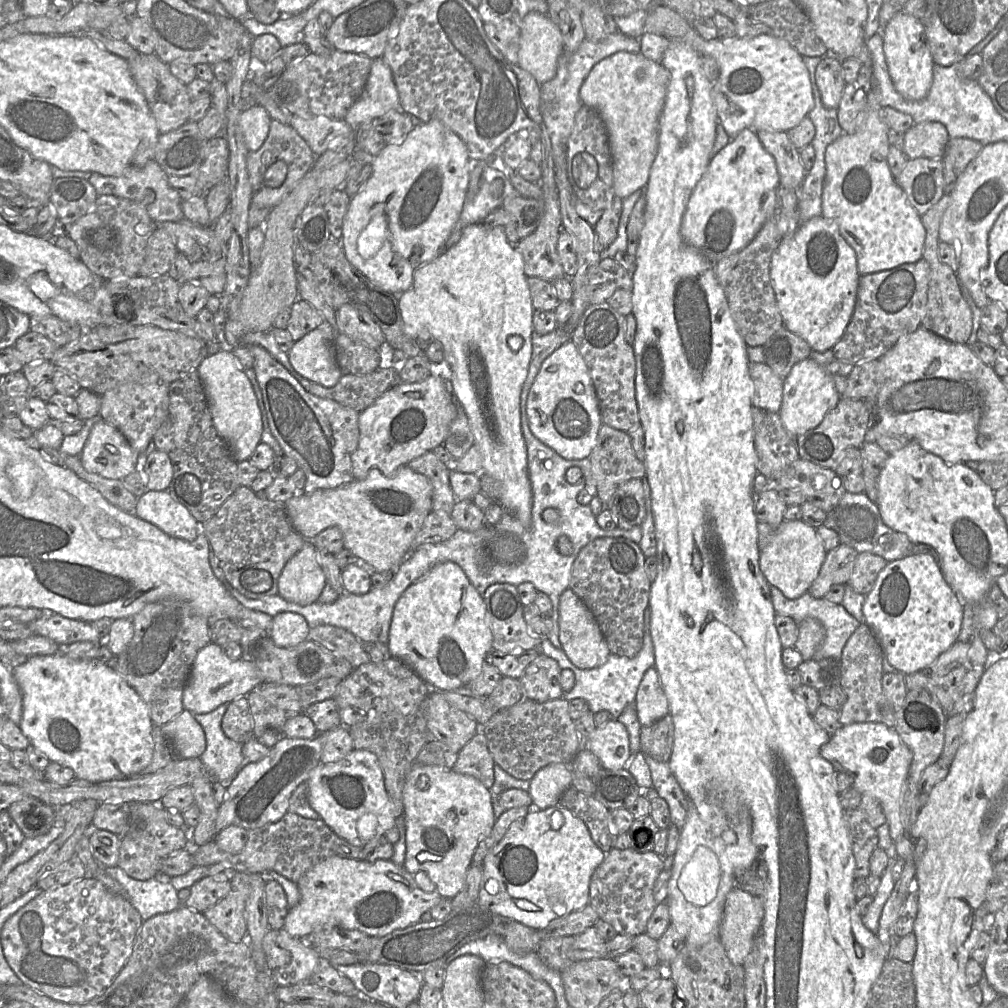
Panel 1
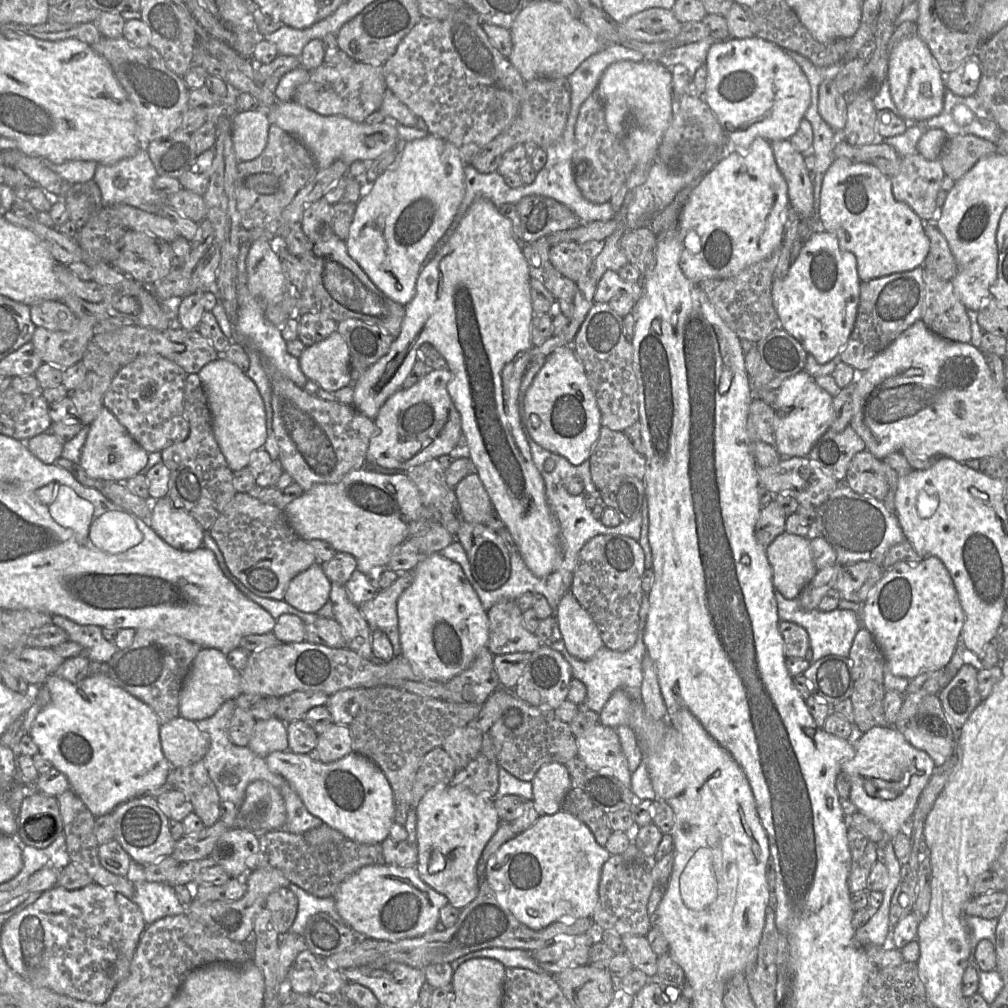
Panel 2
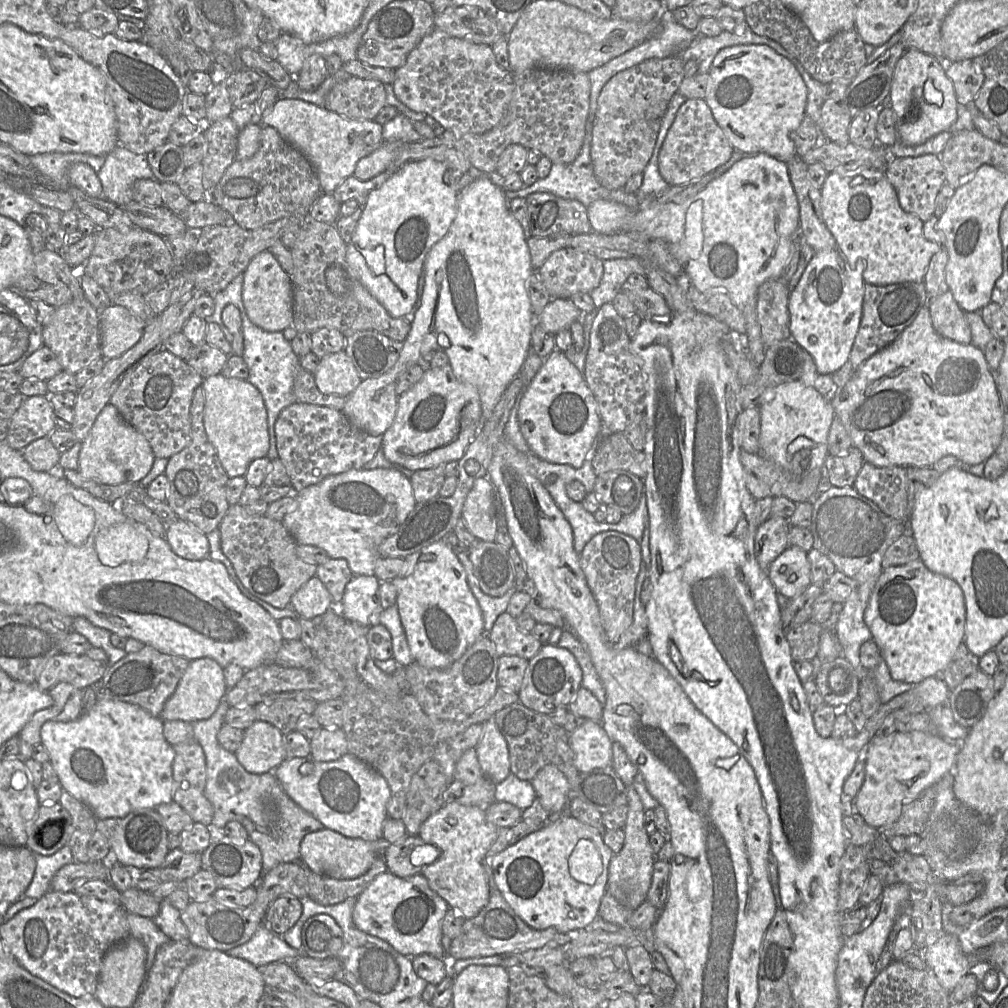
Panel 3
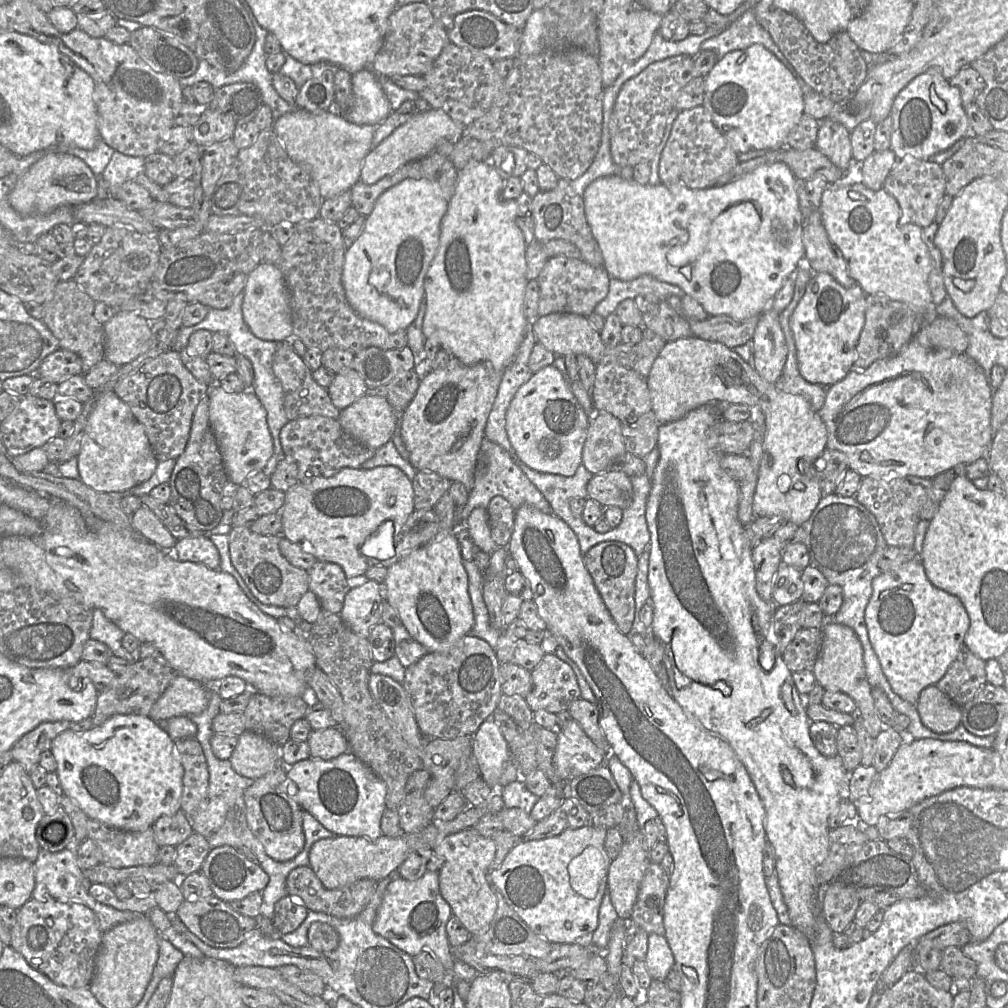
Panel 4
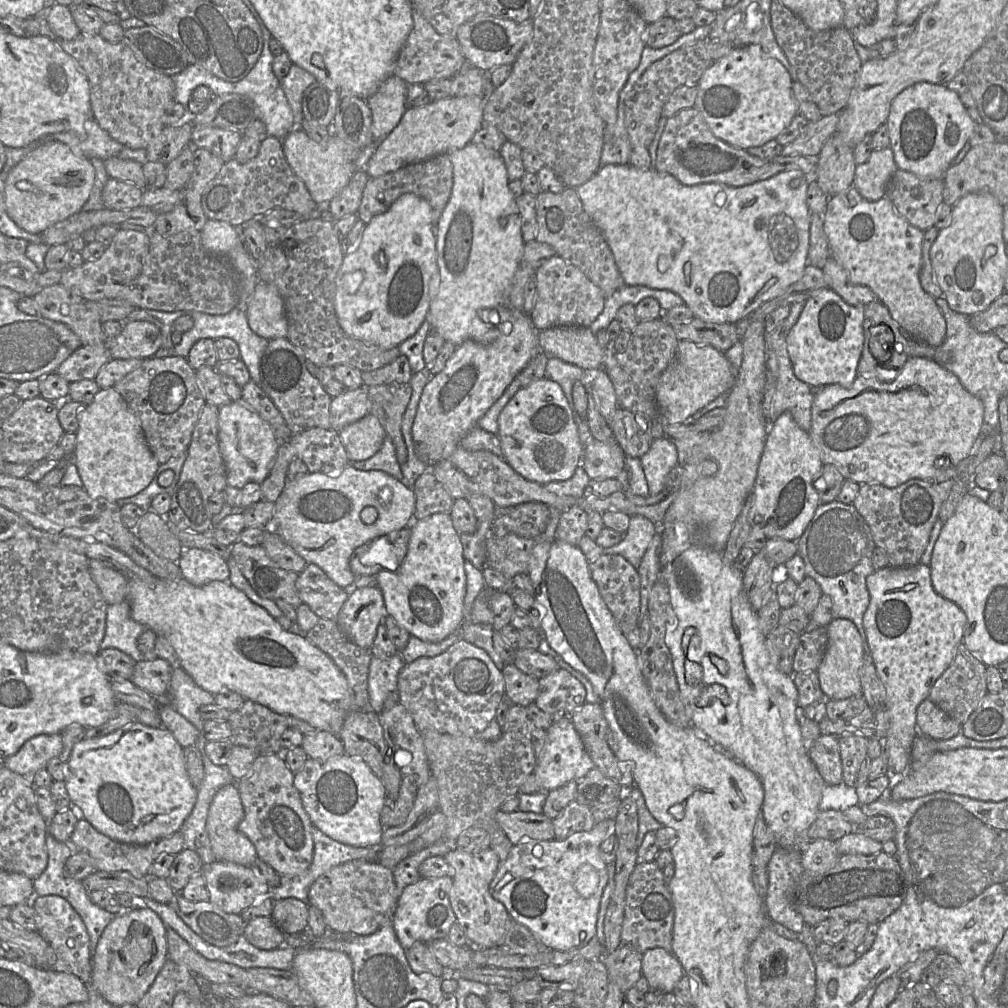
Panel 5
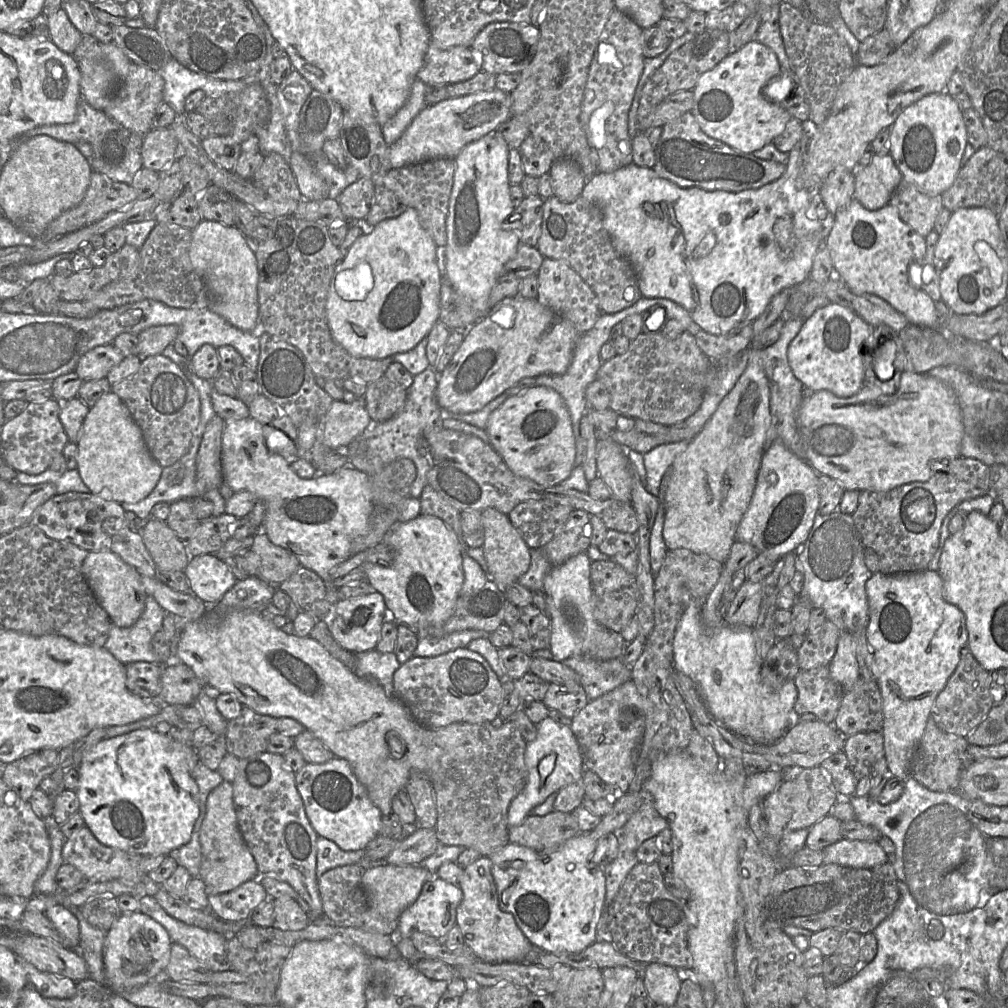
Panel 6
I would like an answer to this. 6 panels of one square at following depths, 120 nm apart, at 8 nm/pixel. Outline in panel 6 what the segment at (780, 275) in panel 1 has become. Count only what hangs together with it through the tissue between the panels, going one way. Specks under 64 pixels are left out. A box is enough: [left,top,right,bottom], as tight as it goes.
[788,302,873,398]

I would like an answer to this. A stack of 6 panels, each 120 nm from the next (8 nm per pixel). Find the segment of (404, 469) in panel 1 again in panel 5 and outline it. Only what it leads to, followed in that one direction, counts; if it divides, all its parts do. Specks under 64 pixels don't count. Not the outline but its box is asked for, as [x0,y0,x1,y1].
[271,464,415,591]

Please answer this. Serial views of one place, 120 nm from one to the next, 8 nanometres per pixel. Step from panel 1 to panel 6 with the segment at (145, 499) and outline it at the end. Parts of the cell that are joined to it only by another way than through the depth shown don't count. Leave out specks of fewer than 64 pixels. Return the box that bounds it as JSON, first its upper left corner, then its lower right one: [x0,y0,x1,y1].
[184,554,237,605]

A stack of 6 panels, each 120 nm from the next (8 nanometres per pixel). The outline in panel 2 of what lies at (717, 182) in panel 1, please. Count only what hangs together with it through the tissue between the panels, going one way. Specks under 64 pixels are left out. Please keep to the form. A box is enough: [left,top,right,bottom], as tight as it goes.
[678,137,790,285]

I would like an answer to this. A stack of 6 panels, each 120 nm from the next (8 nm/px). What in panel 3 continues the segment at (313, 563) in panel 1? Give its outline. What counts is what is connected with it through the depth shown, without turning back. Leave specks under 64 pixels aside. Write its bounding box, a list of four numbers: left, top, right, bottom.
[290,576,332,618]

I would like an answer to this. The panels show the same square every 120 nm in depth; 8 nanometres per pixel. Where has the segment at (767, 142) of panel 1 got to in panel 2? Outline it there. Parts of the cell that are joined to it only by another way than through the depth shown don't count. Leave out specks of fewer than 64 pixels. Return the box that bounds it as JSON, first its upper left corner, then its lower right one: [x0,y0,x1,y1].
[770,140,815,221]

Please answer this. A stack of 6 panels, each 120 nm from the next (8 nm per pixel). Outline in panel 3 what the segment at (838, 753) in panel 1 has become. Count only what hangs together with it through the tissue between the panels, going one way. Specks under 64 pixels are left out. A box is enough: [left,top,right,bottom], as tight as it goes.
[854,731,959,831]

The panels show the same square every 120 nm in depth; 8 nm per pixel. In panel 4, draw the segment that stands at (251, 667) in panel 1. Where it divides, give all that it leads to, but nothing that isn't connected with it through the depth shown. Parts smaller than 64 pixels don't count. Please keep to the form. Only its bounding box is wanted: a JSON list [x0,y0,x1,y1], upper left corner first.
[149,675,209,721]

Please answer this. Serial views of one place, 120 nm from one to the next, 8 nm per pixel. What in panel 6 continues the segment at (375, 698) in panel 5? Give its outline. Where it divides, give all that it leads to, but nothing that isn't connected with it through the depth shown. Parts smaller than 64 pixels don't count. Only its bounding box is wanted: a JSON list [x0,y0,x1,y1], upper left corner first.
[355,650,401,696]

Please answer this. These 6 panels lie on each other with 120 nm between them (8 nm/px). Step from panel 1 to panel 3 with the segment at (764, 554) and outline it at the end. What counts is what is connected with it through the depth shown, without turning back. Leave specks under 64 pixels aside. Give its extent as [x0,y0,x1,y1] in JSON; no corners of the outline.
[768,546,811,599]

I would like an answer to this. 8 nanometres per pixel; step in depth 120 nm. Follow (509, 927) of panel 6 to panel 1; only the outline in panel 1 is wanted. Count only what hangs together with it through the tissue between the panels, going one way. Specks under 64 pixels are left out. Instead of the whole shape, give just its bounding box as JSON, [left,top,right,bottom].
[403,763,495,899]

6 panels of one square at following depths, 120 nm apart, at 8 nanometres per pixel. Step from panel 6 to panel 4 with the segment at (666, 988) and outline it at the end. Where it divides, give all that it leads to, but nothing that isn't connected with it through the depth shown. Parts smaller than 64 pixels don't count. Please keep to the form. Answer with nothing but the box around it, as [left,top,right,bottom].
[646,934,675,981]

